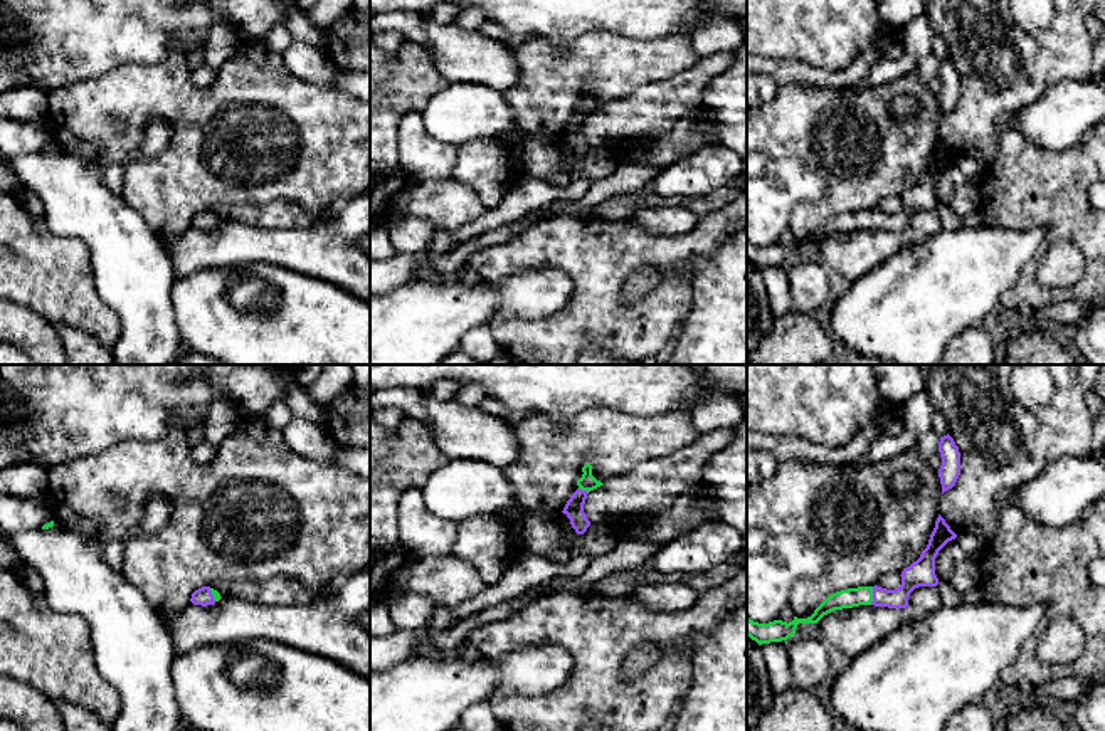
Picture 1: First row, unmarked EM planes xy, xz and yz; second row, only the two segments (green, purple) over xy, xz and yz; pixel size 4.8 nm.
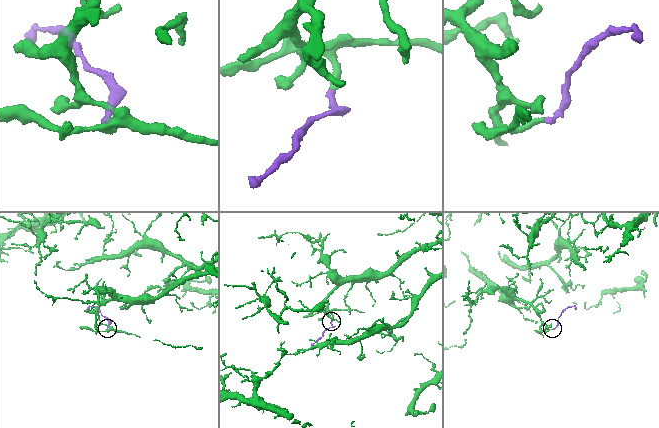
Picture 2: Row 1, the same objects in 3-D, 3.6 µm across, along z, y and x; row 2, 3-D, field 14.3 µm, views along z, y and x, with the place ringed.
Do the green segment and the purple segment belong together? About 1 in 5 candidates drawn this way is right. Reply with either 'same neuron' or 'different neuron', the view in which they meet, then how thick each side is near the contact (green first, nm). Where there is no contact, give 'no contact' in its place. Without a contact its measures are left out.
same neuron; meets green in yz; 100 nm thick on the green side, 120 nm on the other

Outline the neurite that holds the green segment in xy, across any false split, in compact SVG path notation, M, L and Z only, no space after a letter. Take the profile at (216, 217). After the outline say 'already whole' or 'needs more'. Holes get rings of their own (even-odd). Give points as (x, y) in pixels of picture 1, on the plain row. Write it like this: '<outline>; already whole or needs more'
M202 210L198 213L195 213L192 217L192 222L190 225L193 229L202 229L202 230L207 230L207 229L214 229L215 225L219 225L222 220L217 213L210 212L210 210Z; needs more

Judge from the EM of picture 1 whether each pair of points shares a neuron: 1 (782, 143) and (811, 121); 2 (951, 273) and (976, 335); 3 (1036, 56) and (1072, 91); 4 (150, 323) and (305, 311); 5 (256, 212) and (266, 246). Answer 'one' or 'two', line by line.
1: one
2: two
3: two
4: two
5: two

